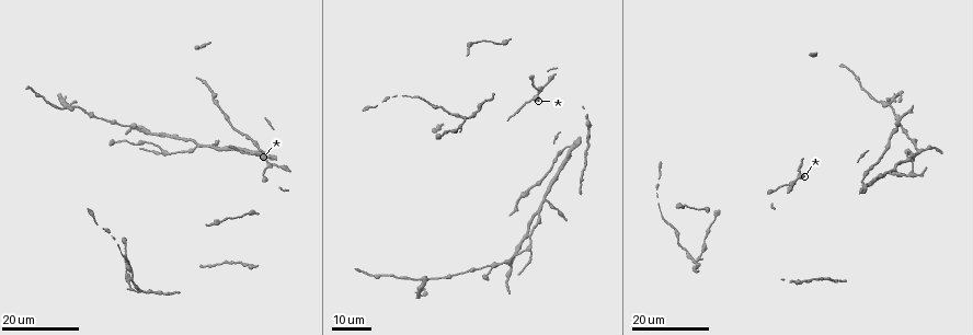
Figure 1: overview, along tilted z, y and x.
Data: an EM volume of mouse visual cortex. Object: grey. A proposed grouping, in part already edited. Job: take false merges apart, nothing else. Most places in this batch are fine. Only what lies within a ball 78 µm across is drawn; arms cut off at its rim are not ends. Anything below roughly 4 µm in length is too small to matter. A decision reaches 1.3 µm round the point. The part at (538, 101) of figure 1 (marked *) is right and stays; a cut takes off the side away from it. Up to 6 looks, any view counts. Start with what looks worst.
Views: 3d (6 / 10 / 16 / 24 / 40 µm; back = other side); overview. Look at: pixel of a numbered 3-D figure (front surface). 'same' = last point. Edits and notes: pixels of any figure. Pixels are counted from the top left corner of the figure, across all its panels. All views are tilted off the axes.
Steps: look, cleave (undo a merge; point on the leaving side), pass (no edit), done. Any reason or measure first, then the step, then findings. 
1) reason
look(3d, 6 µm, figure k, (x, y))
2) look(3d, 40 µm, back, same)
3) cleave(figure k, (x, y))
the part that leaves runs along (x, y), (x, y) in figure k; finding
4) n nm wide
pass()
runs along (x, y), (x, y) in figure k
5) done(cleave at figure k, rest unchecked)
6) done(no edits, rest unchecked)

look(3d, 16 µm, figure 1, (532, 97))

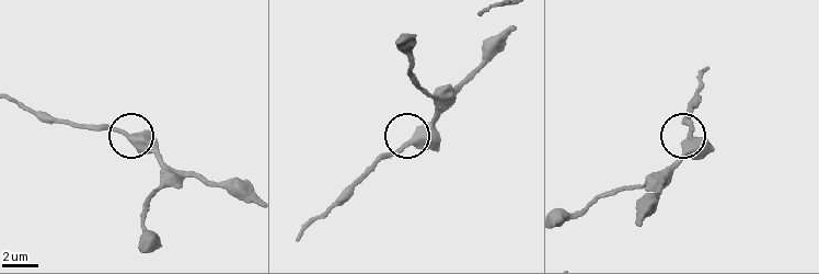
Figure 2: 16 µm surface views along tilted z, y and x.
look(3d, 6 µm, figure 2, (416, 134))

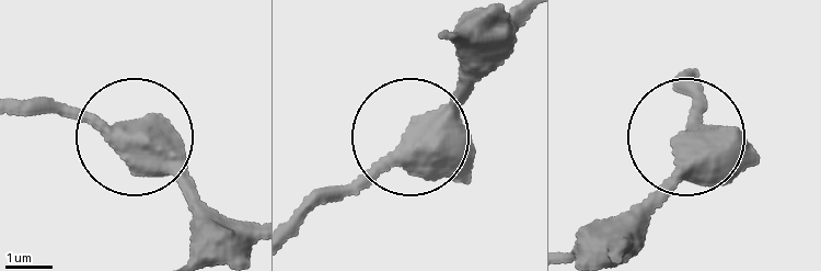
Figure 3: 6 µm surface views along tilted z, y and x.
470 nm wide
pass()
runs along (756, 159), (681, 132), (696, 69) in figure 3; one cell here

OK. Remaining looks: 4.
look(3d, 16 µm, figure 1, (162, 151))

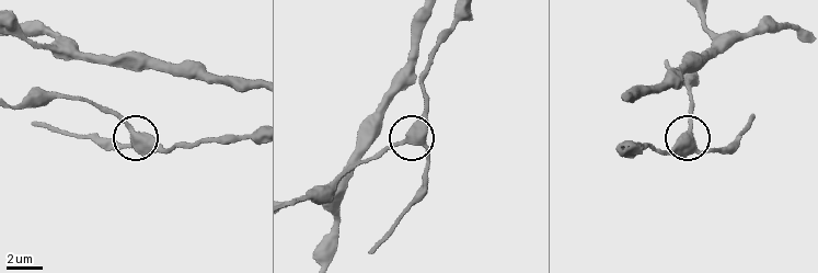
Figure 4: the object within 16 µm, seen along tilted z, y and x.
zoom in
look(3d, 10 µm, figure 4, (694, 150))

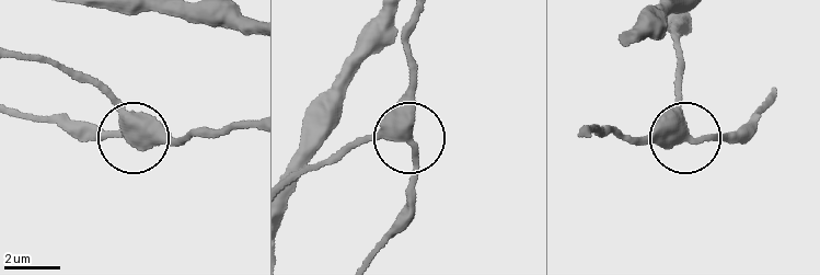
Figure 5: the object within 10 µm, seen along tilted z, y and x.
450 nm wide
pass()
runs along (413, 24), (405, 134), (415, 156), (415, 208) in figure 5; one cell here

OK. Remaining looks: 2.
look(3d, 16 µm, figure 1, (144, 131))

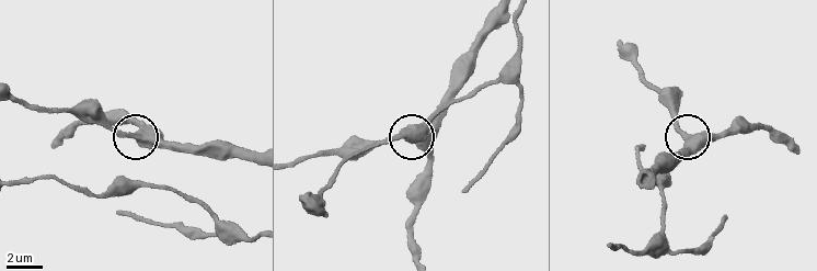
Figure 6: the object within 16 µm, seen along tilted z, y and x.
closer look
look(3d, 10 µm, figure 6, (135, 135))

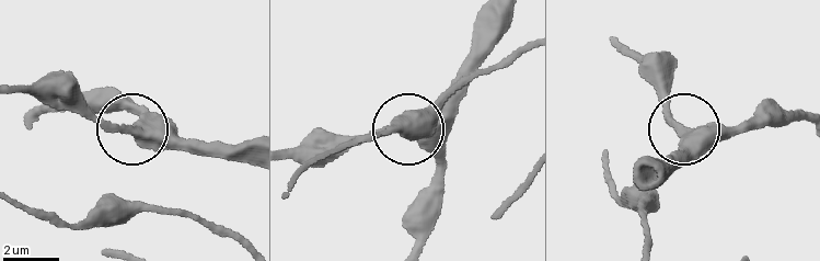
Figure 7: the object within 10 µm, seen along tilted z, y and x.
pass()
all the same cell

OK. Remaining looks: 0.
done(no edits, rest unchecked)

